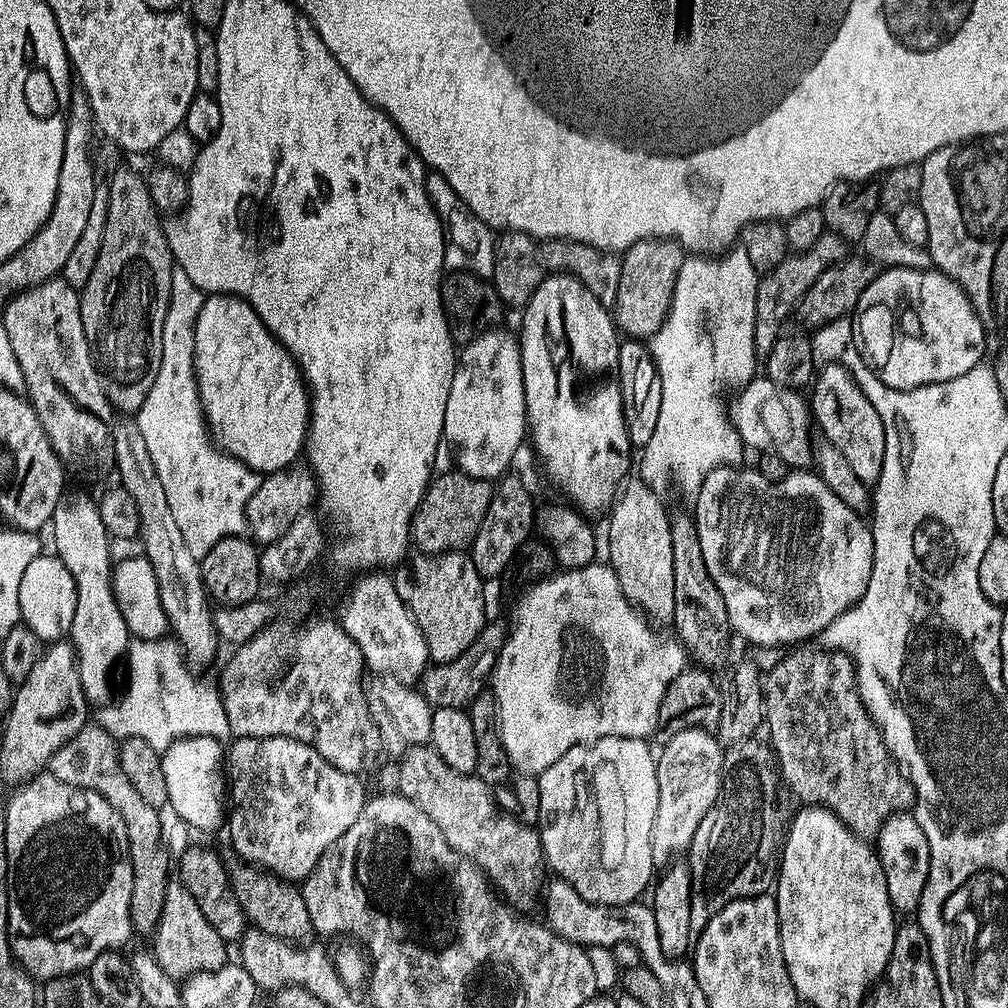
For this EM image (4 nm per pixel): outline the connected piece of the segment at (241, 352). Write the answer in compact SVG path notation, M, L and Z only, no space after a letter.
M212 294L203 301L194 332L197 389L213 441L246 467L267 474L293 467L301 459L308 439L310 393L296 359L268 331L247 300L227 294Z

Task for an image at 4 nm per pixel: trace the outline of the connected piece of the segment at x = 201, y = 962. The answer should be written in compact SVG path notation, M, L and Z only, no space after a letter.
M169 883L154 936L157 938L154 955L158 966L177 982L199 972L213 972L229 963L229 945L218 934L218 930L206 922L206 914L202 914L202 910L198 910L198 902L194 902L194 894L190 894L190 890L182 883Z

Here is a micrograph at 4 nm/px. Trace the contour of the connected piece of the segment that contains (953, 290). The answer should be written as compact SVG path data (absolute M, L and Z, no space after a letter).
M884 268L877 271L874 282L866 286L862 298L856 304L858 320L858 344L868 355L871 371L880 381L894 390L910 390L934 382L946 382L966 374L966 370L981 363L986 329L980 321L970 298L956 280L944 272L932 268Z

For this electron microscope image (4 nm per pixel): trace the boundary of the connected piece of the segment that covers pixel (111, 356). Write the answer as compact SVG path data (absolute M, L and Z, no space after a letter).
M120 168L106 184L108 209L106 226L102 234L102 246L98 250L98 262L94 262L94 274L80 292L80 313L86 334L88 349L103 379L107 381L108 400L120 414L135 414L150 394L162 362L162 332L168 303L171 300L171 274L174 267L172 251L164 237L161 213L157 212L150 198L148 181L132 168Z

